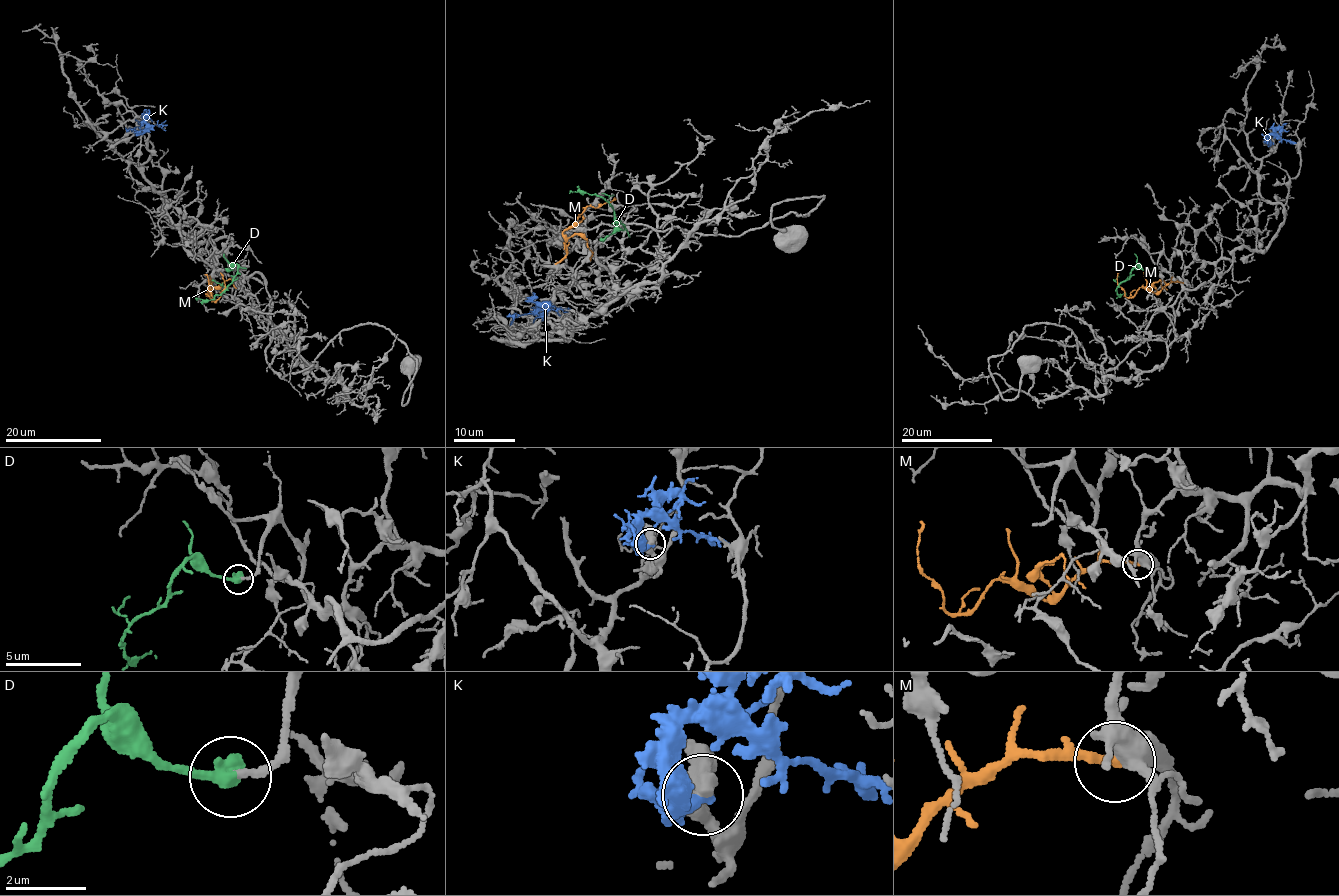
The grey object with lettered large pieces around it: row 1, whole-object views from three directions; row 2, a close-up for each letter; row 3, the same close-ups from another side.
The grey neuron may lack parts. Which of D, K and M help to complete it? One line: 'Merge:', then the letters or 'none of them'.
Merge: D

